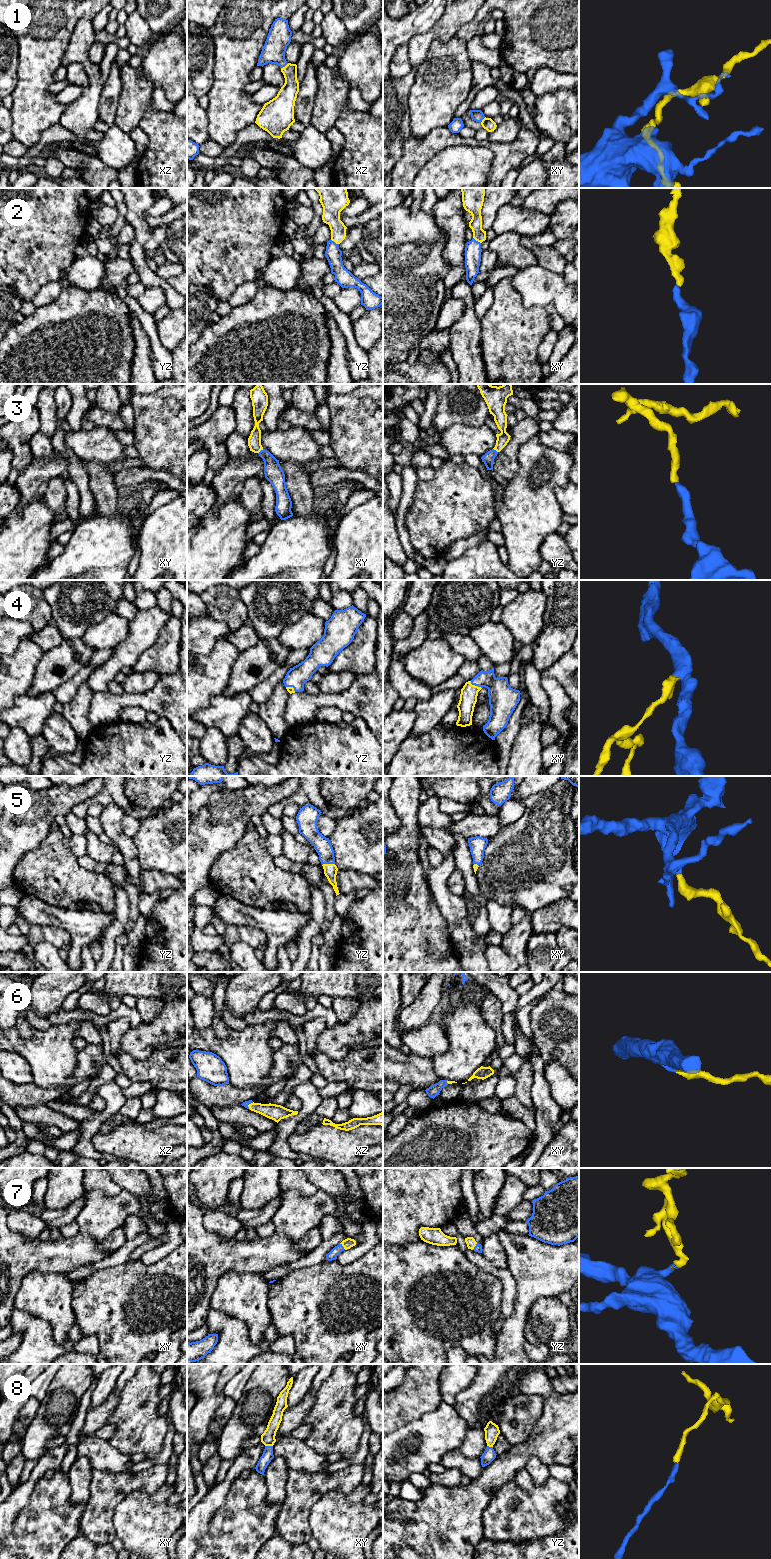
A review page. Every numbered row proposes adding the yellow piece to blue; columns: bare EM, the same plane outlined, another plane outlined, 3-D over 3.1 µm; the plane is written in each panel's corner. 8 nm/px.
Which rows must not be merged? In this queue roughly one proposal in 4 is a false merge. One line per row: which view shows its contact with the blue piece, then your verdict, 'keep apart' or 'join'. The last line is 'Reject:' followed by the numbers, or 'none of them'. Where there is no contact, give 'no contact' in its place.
1: xz | join
2: yz | join
3: xy | join
4: xy | join
5: yz | join
6: xz | join
7: xy | join
8: xy | join
Reject: none of them

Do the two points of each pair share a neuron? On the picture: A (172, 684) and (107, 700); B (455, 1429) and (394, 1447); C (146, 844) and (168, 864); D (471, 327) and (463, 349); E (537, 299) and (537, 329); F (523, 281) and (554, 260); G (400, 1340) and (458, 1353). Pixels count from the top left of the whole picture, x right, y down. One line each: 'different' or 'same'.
A: same
B: same
C: same
D: same
E: different
F: different
G: different

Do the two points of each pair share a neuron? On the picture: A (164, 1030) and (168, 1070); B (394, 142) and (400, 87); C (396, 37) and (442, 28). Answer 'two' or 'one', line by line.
A: two
B: one
C: two

